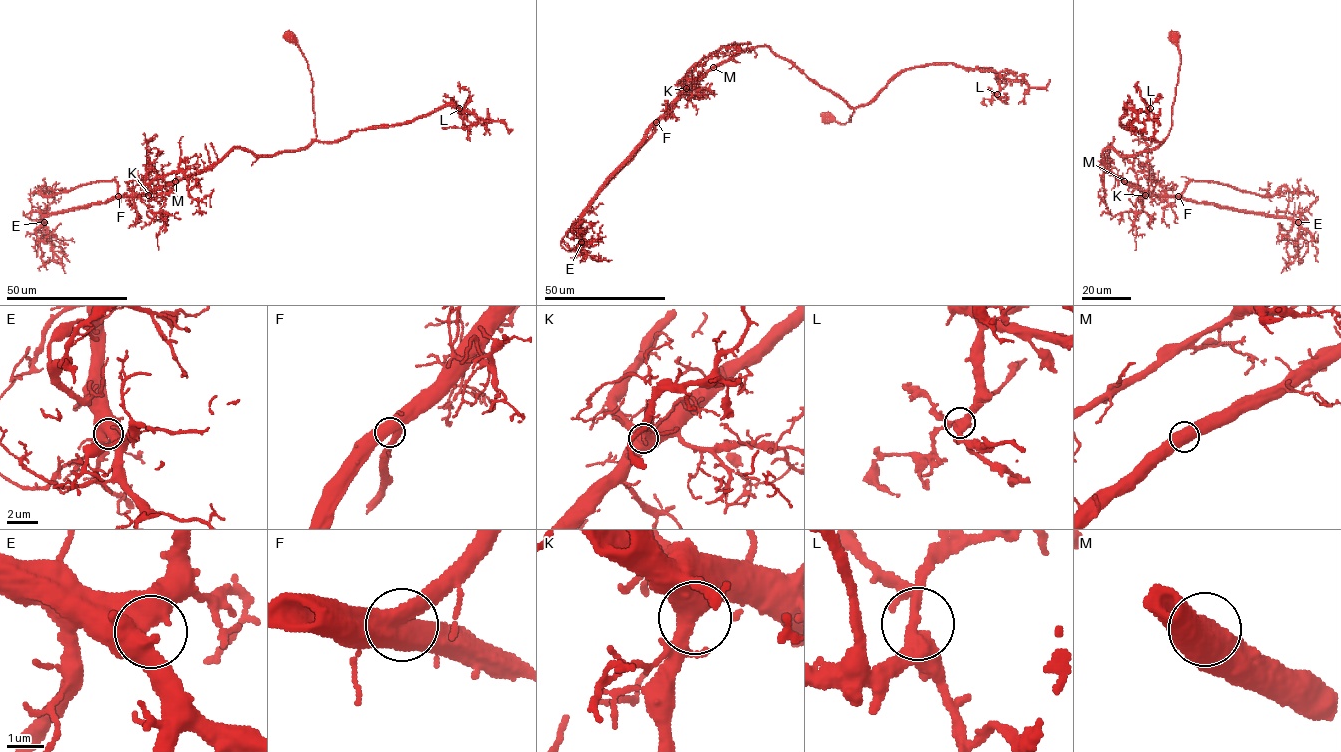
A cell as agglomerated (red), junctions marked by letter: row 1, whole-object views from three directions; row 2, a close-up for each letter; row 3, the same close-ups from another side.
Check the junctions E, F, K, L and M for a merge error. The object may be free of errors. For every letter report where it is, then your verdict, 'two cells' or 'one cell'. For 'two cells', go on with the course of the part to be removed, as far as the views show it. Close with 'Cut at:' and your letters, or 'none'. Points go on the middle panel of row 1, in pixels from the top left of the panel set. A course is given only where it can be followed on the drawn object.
E: at (581, 242); one cell
F: at (656, 122); one cell
K: at (686, 88); one cell
L: at (997, 94); one cell
M: at (713, 67); one cell
Cut at: none

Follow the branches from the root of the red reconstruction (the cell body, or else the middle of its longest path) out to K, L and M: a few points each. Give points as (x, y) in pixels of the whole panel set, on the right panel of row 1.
K: (1173, 36), (1181, 62), (1168, 135), (1136, 155), (1121, 156), (1112, 148), (1102, 152), (1116, 177), (1145, 195)
L: (1173, 36), (1181, 62), (1172, 127), (1162, 142), (1146, 139), (1120, 124), (1126, 105), (1140, 112), (1150, 108)
M: (1173, 36), (1181, 62), (1168, 135), (1136, 155), (1121, 156), (1112, 148), (1102, 152), (1105, 165), (1124, 181)

